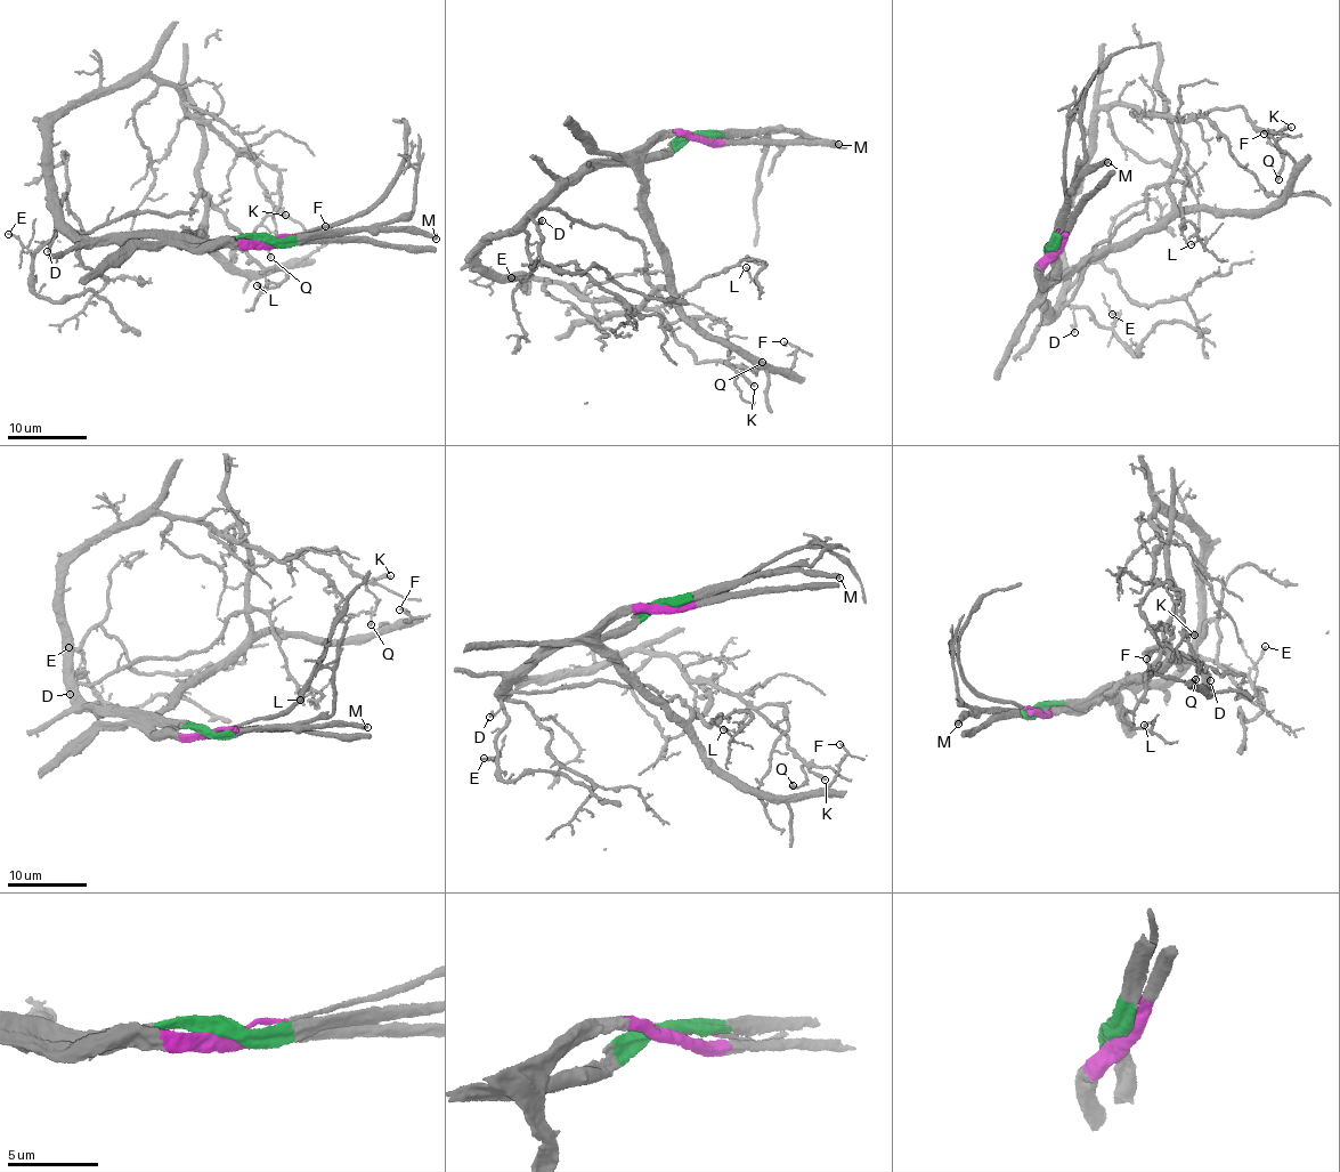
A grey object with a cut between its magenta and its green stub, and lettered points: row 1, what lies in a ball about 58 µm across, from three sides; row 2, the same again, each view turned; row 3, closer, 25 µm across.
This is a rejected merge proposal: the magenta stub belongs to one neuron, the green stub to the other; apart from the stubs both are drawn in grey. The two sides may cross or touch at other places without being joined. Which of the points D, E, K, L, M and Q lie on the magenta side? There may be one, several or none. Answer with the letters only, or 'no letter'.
no letter

